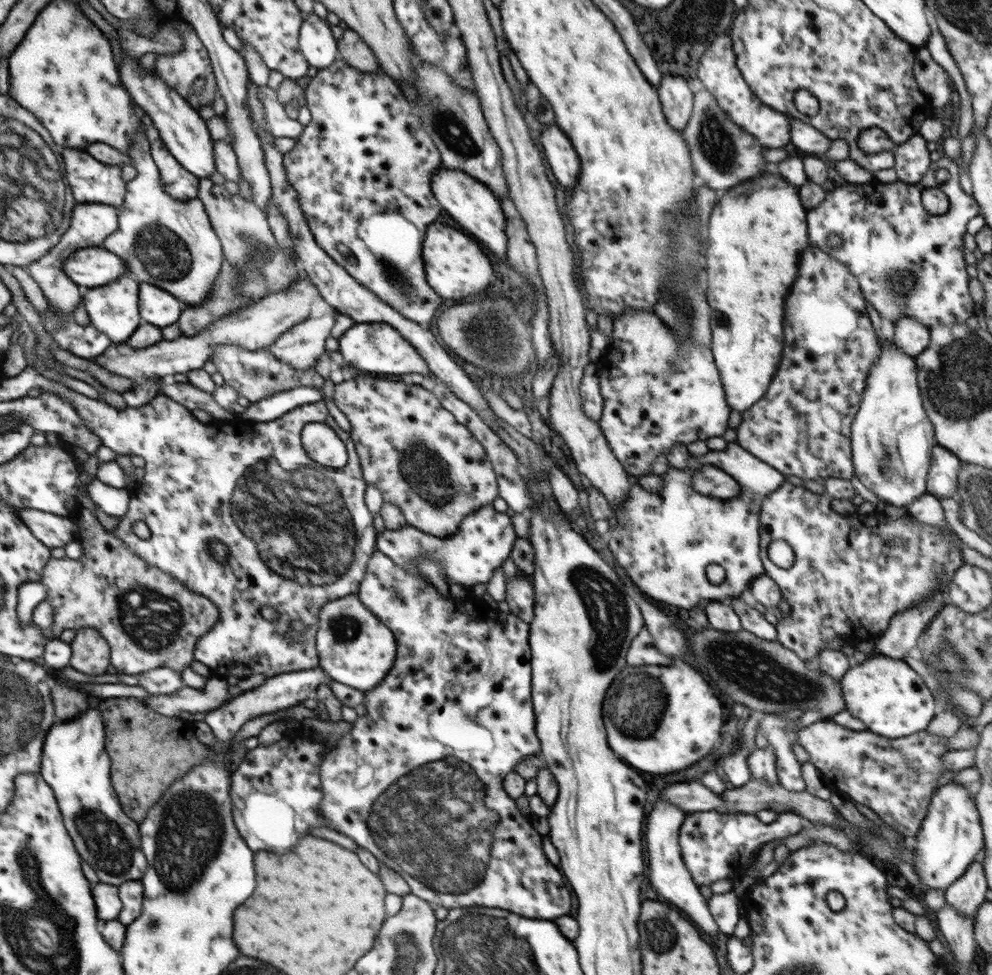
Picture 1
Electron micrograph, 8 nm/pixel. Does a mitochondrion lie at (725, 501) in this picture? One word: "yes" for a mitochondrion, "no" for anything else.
no

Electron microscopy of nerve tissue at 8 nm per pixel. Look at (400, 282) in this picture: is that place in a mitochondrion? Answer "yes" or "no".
yes

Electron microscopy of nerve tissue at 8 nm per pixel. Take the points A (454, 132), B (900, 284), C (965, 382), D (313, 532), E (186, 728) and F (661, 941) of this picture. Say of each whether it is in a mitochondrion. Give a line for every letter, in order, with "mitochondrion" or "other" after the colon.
A: mitochondrion
B: mitochondrion
C: mitochondrion
D: mitochondrion
E: other
F: mitochondrion

